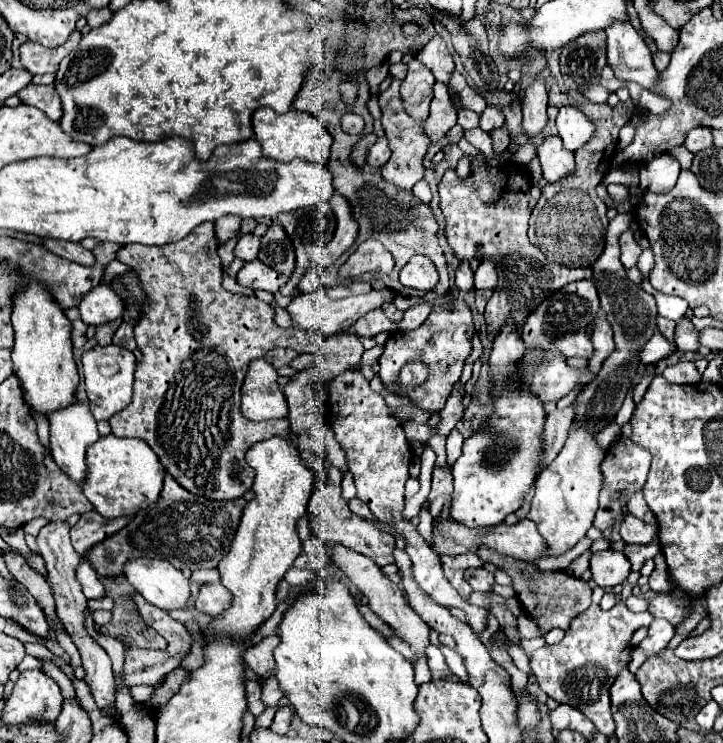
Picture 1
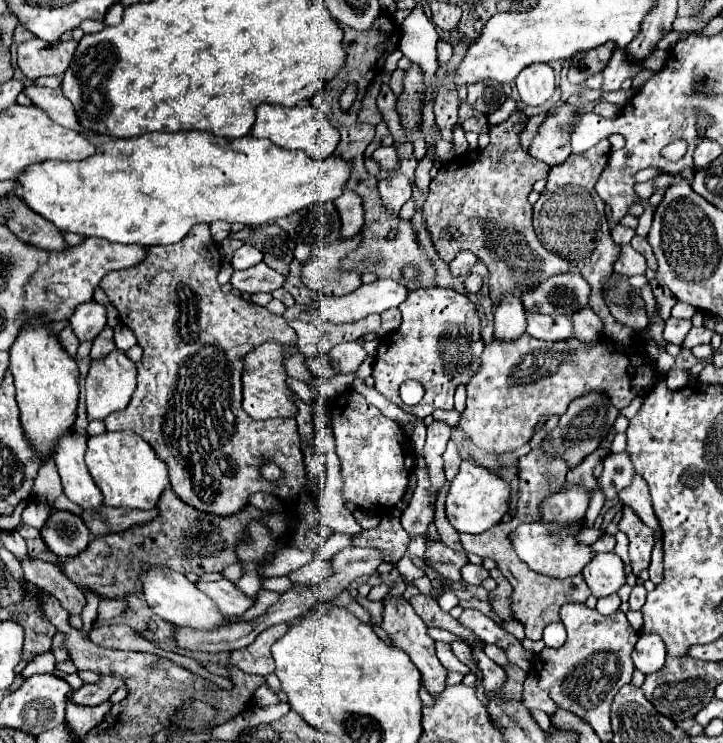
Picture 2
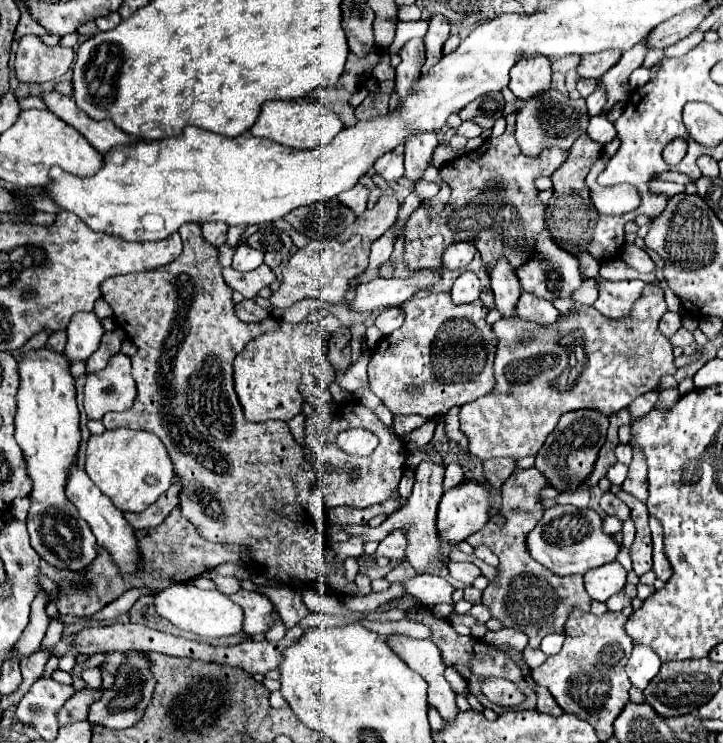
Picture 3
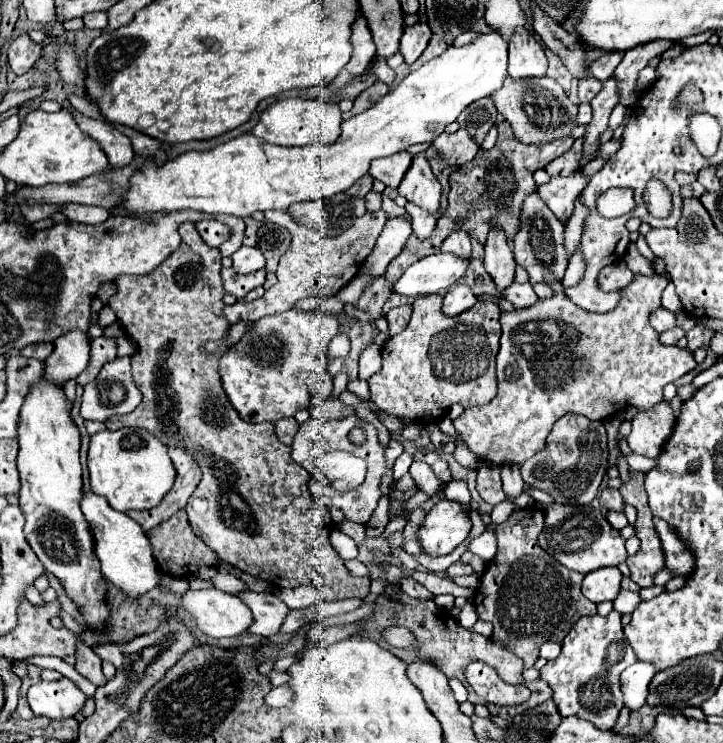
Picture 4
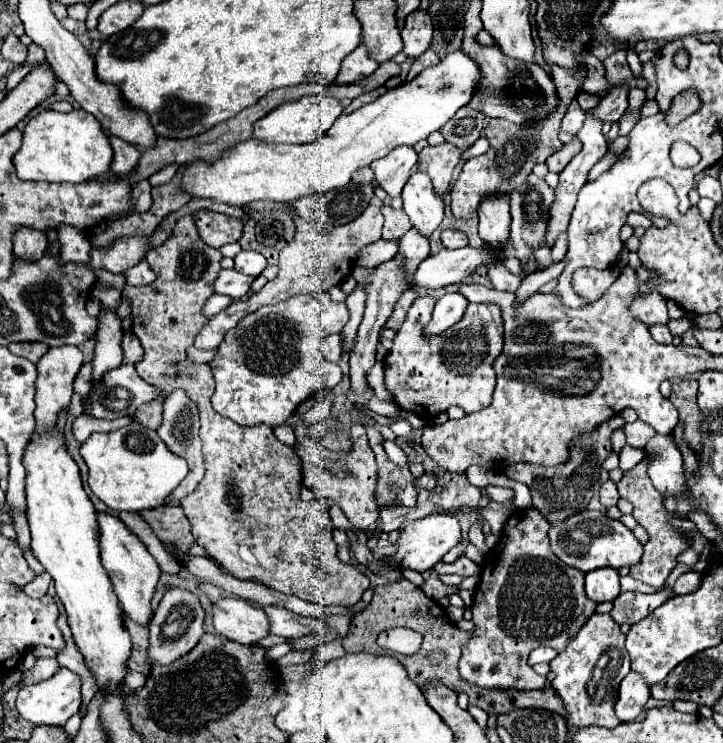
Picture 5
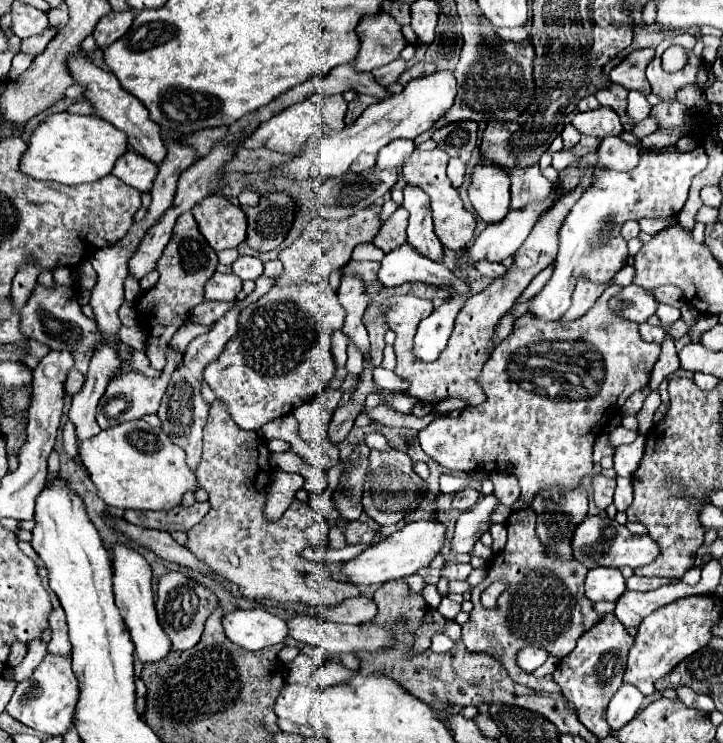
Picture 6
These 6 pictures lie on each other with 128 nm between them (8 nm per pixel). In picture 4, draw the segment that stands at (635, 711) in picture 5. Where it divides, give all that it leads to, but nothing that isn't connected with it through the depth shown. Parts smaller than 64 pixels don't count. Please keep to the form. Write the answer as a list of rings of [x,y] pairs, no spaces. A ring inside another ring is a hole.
[[[638,660],[636,664],[628,666],[622,672],[622,690],[624,690],[624,704],[630,710],[638,710],[642,708],[642,704],[646,702],[648,696],[648,684],[654,678],[656,668],[654,664],[642,662]]]

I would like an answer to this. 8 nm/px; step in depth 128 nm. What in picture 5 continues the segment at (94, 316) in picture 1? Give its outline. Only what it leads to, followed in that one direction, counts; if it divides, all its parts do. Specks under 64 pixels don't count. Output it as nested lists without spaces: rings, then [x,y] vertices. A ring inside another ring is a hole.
[[[58,346],[50,348],[48,354],[36,364],[38,368],[38,380],[36,380],[36,428],[42,430],[46,426],[56,424],[56,414],[70,404],[70,398],[74,394],[74,378],[80,372],[80,366],[84,362],[82,350],[78,346]]]

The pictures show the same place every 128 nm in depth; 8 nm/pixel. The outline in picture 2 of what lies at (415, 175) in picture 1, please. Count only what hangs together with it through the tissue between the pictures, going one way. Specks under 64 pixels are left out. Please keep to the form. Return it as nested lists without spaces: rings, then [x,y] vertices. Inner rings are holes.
[[[394,170],[386,180],[380,180],[378,192],[380,192],[384,206],[390,212],[398,212],[402,204],[412,196],[412,182],[404,174]]]

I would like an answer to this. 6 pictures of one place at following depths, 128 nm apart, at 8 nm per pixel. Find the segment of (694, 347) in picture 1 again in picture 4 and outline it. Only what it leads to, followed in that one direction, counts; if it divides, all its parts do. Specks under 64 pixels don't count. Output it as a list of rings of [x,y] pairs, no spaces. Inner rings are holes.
[[[658,308],[656,312],[650,314],[650,324],[656,332],[666,332],[676,326],[676,316],[672,312],[668,312],[666,308]]]

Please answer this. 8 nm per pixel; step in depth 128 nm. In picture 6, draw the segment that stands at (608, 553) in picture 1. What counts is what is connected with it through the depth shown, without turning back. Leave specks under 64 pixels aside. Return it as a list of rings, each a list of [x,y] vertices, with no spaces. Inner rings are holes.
[[[592,568],[584,582],[586,596],[592,602],[610,600],[616,602],[626,590],[626,580],[618,568]]]

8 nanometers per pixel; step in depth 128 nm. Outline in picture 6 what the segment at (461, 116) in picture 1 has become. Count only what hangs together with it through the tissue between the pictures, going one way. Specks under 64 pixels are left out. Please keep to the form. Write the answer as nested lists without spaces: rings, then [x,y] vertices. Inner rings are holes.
[[[416,148],[414,154],[408,158],[408,162],[404,164],[402,174],[404,174],[404,180],[408,184],[420,186],[430,196],[434,230],[436,230],[436,236],[440,238],[440,242],[450,250],[464,250],[470,244],[470,240],[474,238],[476,220],[470,212],[464,210],[462,200],[458,198],[458,192],[454,190],[454,186],[450,184],[450,180],[446,176],[446,166],[448,166],[448,154],[442,148],[434,148],[430,152],[424,152],[424,150]]]

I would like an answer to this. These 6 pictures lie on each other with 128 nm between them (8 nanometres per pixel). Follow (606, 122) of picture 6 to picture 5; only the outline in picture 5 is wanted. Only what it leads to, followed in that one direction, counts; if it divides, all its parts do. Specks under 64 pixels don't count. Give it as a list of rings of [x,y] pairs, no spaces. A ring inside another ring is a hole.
[[[612,88],[612,92],[608,92],[604,96],[604,100],[600,100],[600,104],[594,108],[596,116],[604,122],[618,122],[622,118],[622,114],[628,108],[628,88]]]

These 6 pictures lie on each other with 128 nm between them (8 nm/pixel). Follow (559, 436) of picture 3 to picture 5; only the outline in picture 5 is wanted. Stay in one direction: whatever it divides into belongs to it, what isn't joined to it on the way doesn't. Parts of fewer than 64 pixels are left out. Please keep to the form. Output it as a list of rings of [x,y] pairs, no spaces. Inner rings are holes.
[[[608,422],[600,424],[600,428],[592,430],[590,434],[584,434],[584,436],[578,436],[568,452],[568,460],[564,464],[558,464],[558,466],[538,466],[538,464],[528,464],[528,462],[520,462],[520,464],[512,464],[504,470],[504,474],[512,480],[518,480],[518,482],[524,482],[530,492],[532,492],[532,500],[534,500],[534,508],[538,508],[544,518],[548,522],[556,522],[556,520],[564,520],[572,514],[578,514],[582,510],[588,508],[588,502],[592,498],[592,488],[594,488],[594,482],[598,482],[600,478],[600,470],[602,470],[602,464],[604,460],[612,454],[612,448],[610,448],[610,436],[612,436],[612,428]]]

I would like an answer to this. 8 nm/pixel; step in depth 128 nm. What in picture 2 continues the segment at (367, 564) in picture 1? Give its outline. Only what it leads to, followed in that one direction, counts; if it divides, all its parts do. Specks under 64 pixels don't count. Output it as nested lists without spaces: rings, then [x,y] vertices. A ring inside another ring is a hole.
[[[386,596],[382,602],[384,602],[384,622],[382,622],[382,628],[388,632],[388,636],[392,638],[394,646],[398,646],[400,650],[404,650],[410,656],[410,660],[414,662],[414,666],[420,670],[426,690],[432,696],[438,696],[440,688],[446,686],[446,668],[436,658],[434,640],[428,636],[428,626],[414,612],[414,608],[410,606],[410,602],[406,602],[402,596]]]

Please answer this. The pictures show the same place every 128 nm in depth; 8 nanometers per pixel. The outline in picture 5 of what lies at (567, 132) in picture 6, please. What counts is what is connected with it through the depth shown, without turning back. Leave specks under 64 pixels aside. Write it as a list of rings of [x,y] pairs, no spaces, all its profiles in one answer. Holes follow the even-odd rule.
[[[582,108],[568,110],[566,116],[562,118],[562,130],[564,130],[564,132],[570,132],[570,134],[576,134],[576,132],[582,128],[586,116],[588,116],[588,112],[582,110]]]

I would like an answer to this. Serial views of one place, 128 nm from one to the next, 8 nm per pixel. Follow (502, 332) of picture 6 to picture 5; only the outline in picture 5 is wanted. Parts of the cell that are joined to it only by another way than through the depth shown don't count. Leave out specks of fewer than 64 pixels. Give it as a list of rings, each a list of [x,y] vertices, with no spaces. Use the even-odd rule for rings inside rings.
[[[561,261],[556,265],[552,265],[549,268],[543,270],[537,270],[534,273],[525,277],[516,292],[516,300],[522,301],[528,299],[532,294],[535,294],[539,288],[552,279],[558,278],[564,270],[566,265],[565,261]]]

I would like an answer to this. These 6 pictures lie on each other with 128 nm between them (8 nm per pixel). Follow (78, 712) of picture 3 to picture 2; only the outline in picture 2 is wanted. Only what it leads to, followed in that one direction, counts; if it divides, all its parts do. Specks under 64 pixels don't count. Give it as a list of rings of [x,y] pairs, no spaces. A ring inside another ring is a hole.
[[[102,676],[96,684],[84,684],[82,688],[72,692],[72,700],[76,704],[84,704],[84,706],[96,706],[106,702],[120,686],[124,684],[122,676]]]

